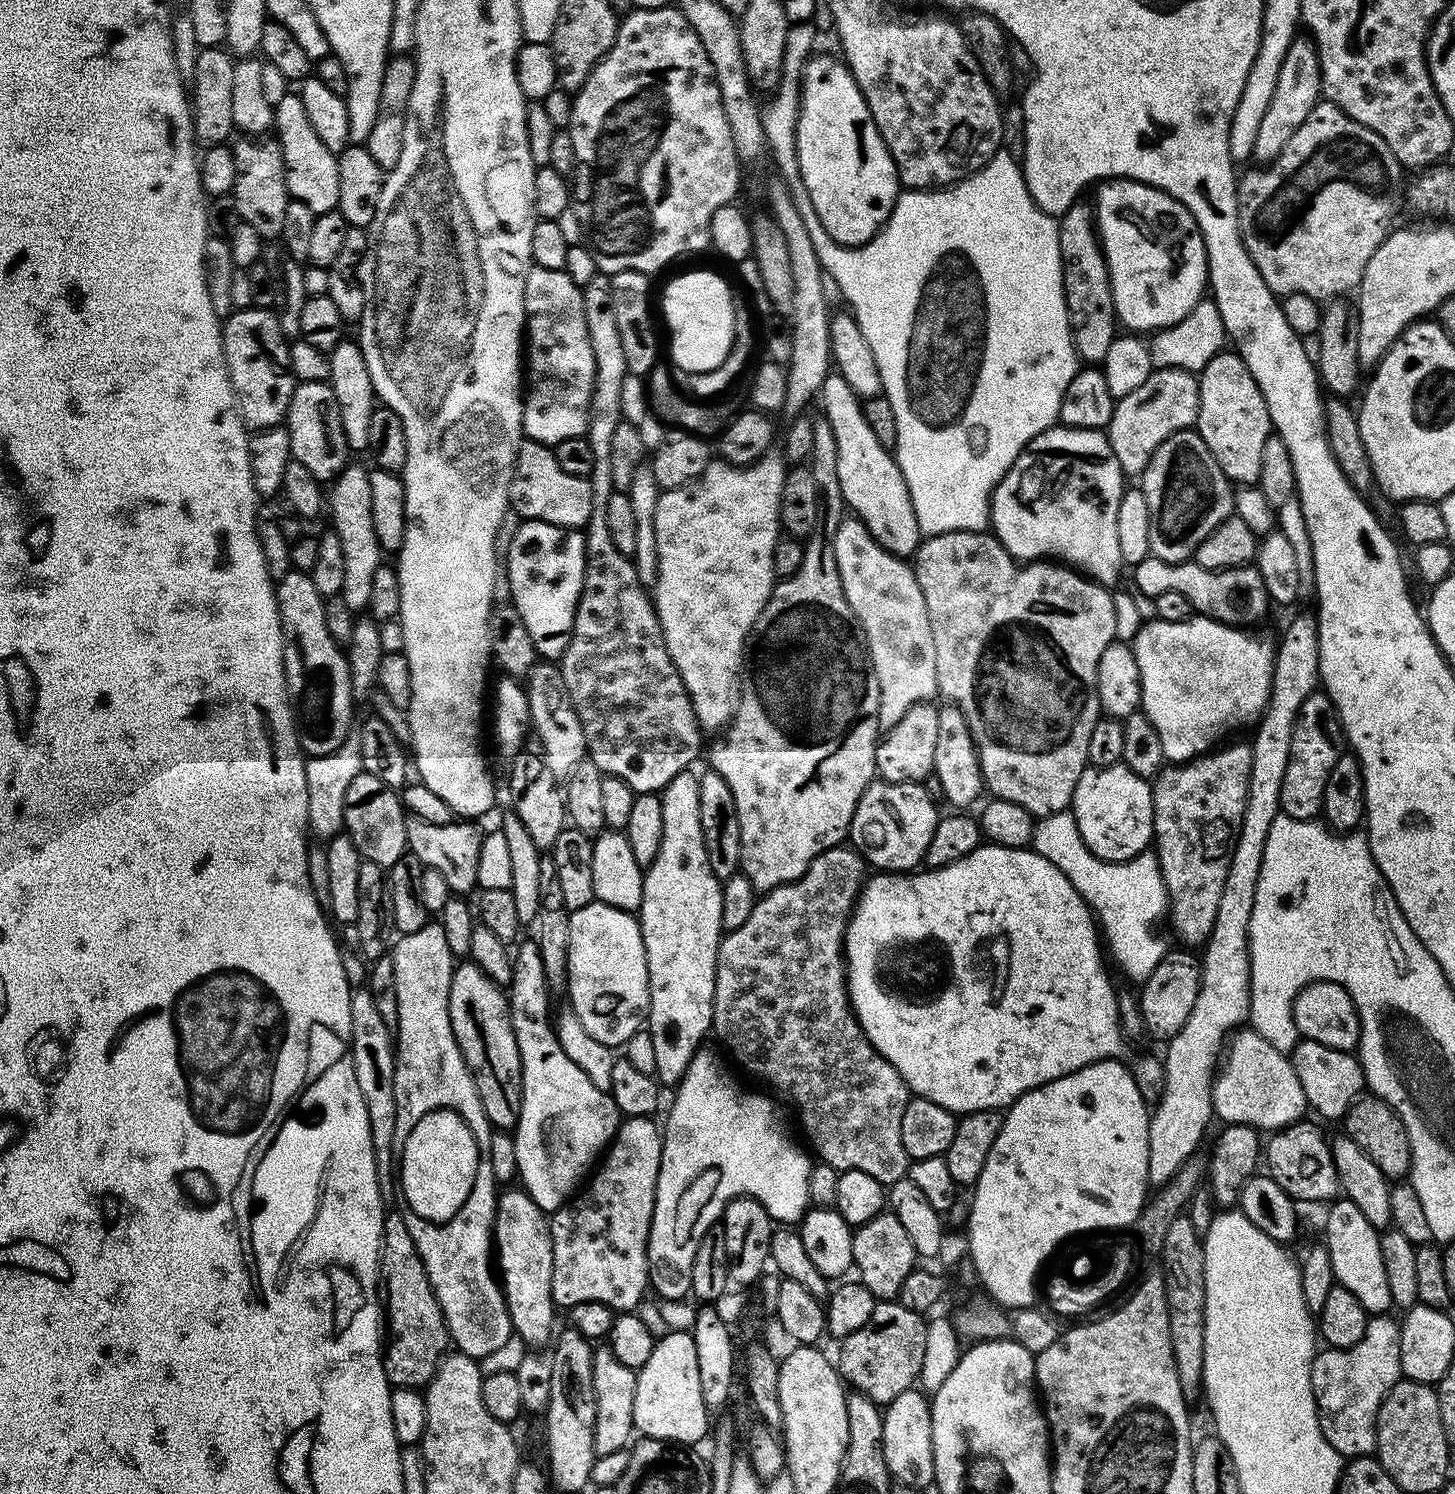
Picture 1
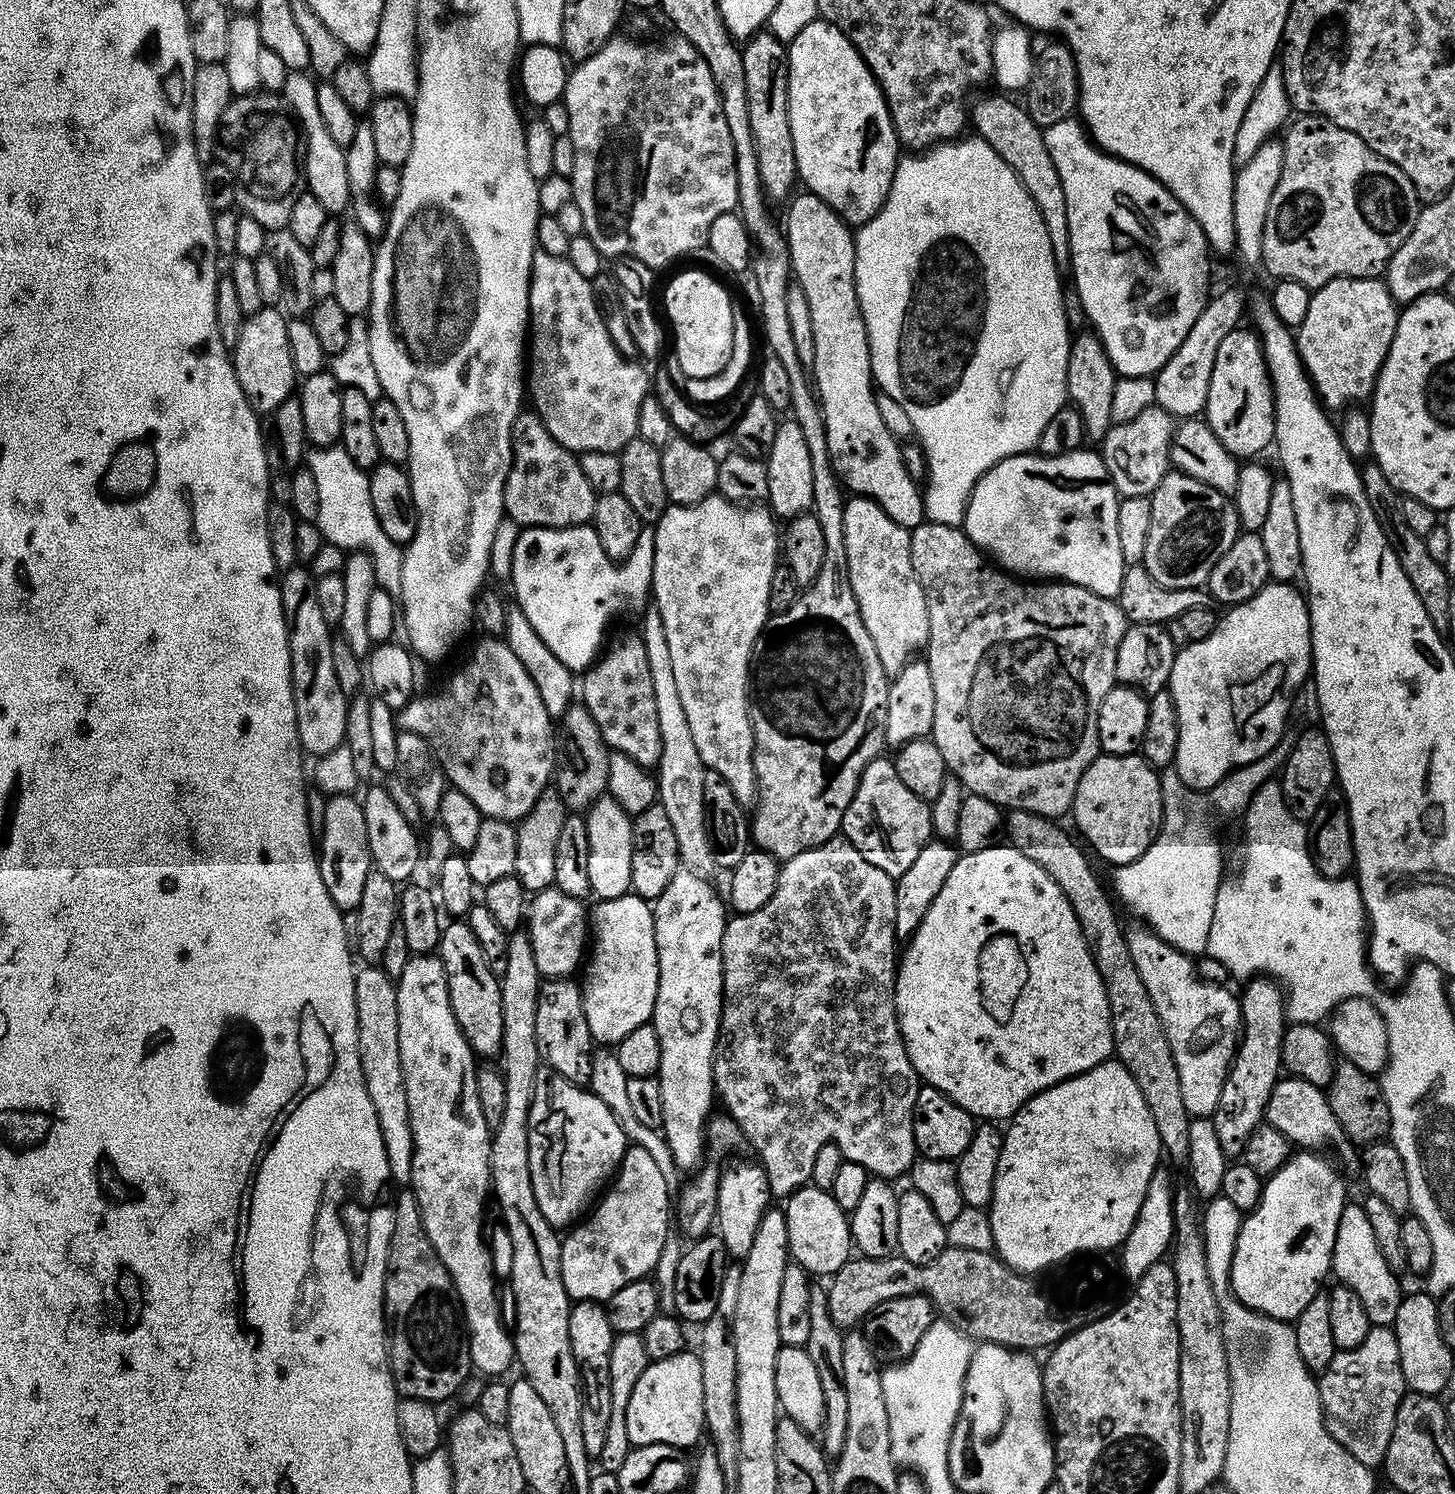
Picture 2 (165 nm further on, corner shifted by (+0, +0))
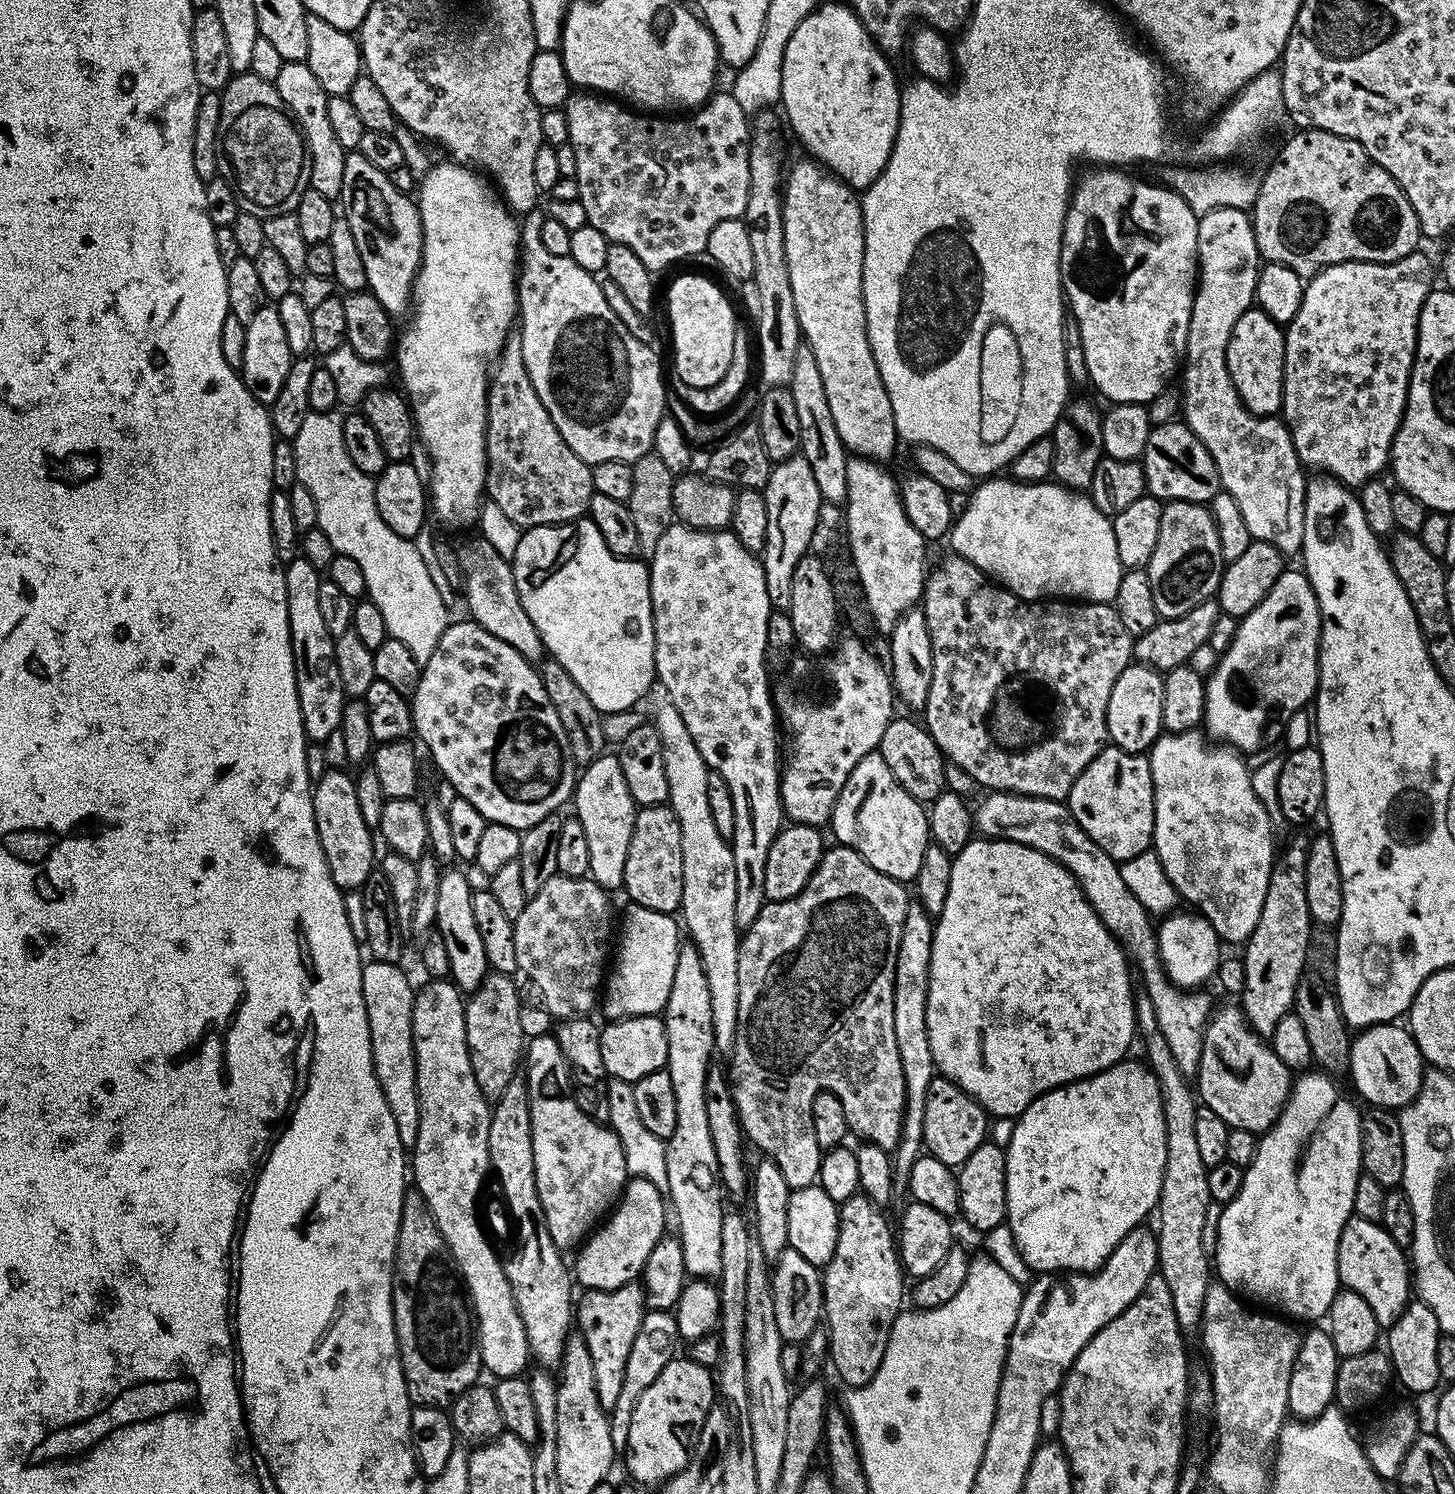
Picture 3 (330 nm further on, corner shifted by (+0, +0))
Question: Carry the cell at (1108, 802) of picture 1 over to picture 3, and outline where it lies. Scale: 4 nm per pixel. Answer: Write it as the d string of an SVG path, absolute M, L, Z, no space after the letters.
M1106 746L1094 762L1078 774L1074 786L1068 791L1066 803L1078 826L1082 826L1082 830L1086 830L1092 841L1106 850L1112 860L1127 862L1153 847L1154 786L1147 755Z

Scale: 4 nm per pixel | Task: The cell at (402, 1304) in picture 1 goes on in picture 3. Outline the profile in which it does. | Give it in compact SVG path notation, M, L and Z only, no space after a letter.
M415 1190L405 1191L402 1198L396 1263L392 1274L392 1317L396 1323L396 1345L400 1348L400 1365L409 1400L413 1405L425 1408L451 1409L458 1394L481 1379L478 1325L456 1259L434 1222L434 1214L430 1214L430 1206L426 1206L426 1198Z

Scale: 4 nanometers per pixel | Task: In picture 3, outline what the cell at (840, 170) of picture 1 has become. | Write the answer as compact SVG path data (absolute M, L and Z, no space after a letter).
M821 3L804 19L786 42L786 58L782 62L780 100L788 115L792 132L804 143L811 159L821 163L831 175L843 180L853 190L866 190L882 174L892 153L900 125L901 85L896 85L889 57L873 44L872 36L862 26L847 3Z

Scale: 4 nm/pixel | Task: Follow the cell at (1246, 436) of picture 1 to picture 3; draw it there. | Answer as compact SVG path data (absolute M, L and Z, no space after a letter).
M1250 307L1234 322L1234 330L1230 342L1226 346L1226 366L1230 370L1230 378L1234 382L1234 390L1238 390L1238 398L1256 416L1276 416L1284 403L1284 328L1274 322L1258 307Z

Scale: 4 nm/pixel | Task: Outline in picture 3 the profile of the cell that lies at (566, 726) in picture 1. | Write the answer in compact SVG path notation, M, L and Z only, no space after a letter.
M483 538L475 539L466 541L458 548L461 570L464 572L462 596L468 599L468 608L472 611L469 612L471 619L481 624L490 634L494 634L494 638L502 638L506 646L514 646L514 650L518 650L518 654L522 654L522 658L526 658L529 662L545 659L546 649L542 638L534 622L530 622L526 610L522 610L511 563L502 558L498 550L490 546L490 542L486 542Z

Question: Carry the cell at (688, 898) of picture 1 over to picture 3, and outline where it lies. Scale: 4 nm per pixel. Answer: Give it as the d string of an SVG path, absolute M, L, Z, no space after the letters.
M688 942L678 954L678 966L674 966L674 986L670 986L668 1005L662 1013L666 1038L668 1039L668 1063L666 1071L674 1082L674 1098L678 1101L678 1126L666 1142L667 1199L678 1210L678 1239L682 1246L682 1258L686 1258L686 1270L692 1278L716 1278L722 1270L722 1218L726 1211L725 1193L720 1183L720 1167L714 1154L714 1142L710 1138L710 1122L706 1118L706 1078L713 1063L716 1039L710 1014L710 986L706 986L706 970L702 970L702 958L695 944Z

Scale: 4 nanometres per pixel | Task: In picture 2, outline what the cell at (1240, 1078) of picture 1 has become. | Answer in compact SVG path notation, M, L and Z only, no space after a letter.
M1136 922L1133 928L1127 929L1126 946L1130 946L1130 958L1134 958L1134 966L1138 966L1138 974L1150 993L1150 1002L1154 1002L1154 1010L1158 1010L1158 1018L1166 1030L1170 1050L1178 1066L1178 1078L1182 1081L1182 1102L1186 1102L1188 1115L1192 1118L1211 1117L1212 1111L1218 1106L1218 1098L1222 1098L1224 1079L1228 1077L1228 1070L1236 1057L1236 1046L1240 1042L1242 1025L1237 993L1232 993L1231 987L1223 984L1201 980L1197 965L1189 953L1178 951L1143 923Z

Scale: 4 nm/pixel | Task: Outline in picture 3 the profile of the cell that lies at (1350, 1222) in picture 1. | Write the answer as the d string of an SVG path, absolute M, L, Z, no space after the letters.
M1355 1214L1346 1222L1346 1226L1342 1230L1342 1238L1338 1242L1338 1274L1341 1285L1347 1291L1362 1294L1362 1298L1366 1298L1370 1310L1374 1310L1374 1318L1378 1318L1381 1329L1387 1330L1394 1322L1398 1322L1398 1318L1410 1303L1410 1295L1408 1296L1408 1288L1410 1292L1409 1257L1406 1255L1405 1249L1399 1248L1394 1242L1394 1238L1390 1238L1390 1234L1386 1234L1386 1230L1380 1223L1375 1224L1369 1220L1363 1220L1361 1216Z

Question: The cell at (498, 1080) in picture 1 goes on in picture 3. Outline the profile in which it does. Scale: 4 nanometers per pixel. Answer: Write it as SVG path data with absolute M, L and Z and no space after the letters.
M445 871L438 882L435 931L440 932L442 942L446 942L446 951L450 958L450 979L464 994L475 992L490 971L486 962L486 950L482 950L482 938L474 923L474 909L470 906L473 891L473 885L468 885L467 878L460 872Z

